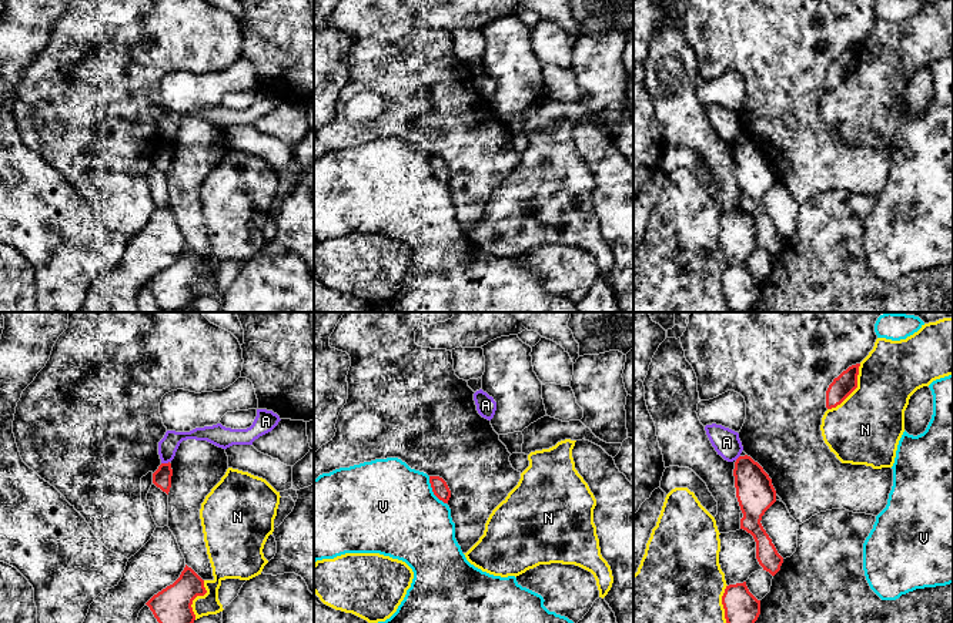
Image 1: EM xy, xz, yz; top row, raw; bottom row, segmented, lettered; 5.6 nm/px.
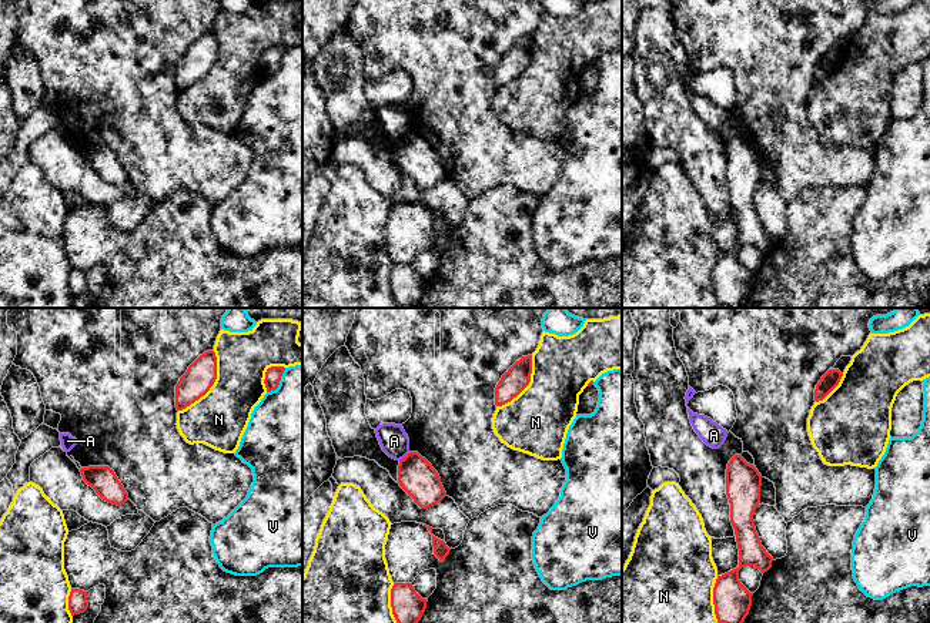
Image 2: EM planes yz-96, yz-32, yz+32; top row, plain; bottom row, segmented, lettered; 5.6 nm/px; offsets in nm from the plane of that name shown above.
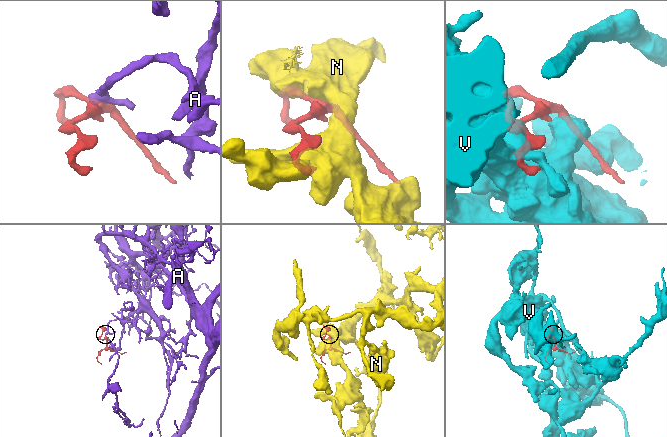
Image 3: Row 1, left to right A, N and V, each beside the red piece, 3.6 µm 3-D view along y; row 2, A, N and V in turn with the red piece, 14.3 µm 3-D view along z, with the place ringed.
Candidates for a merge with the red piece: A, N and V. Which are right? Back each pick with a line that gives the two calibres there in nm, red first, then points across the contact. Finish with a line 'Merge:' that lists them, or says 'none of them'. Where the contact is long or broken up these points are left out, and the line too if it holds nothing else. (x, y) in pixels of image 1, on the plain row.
Merge: none of them

